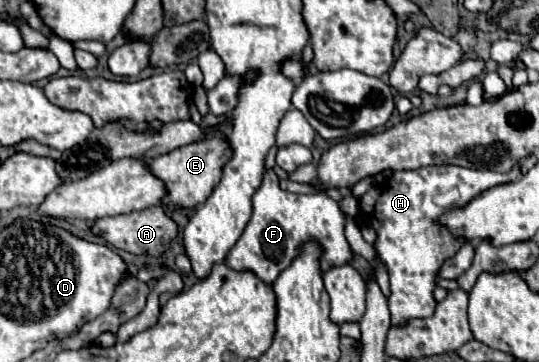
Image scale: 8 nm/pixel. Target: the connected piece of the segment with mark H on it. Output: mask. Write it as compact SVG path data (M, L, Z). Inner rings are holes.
M434 165L420 167L414 171L396 171L386 183L372 185L360 197L360 215L368 227L376 231L378 241L374 243L380 259L386 263L390 275L390 297L388 307L392 315L392 327L402 327L410 319L426 319L436 309L434 289L442 263L450 259L466 241L454 237L446 225L440 225L438 217L444 213L432 199L438 191L448 191L456 187L460 199L456 207L464 207L474 197L490 187L516 181L520 169L514 167L506 175L490 175L488 171L464 169L456 165Z

